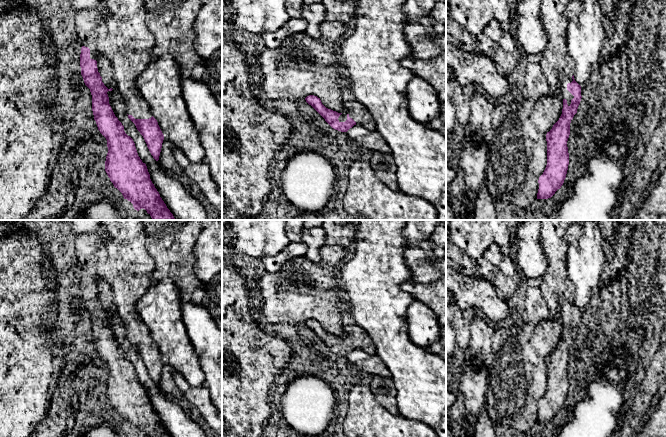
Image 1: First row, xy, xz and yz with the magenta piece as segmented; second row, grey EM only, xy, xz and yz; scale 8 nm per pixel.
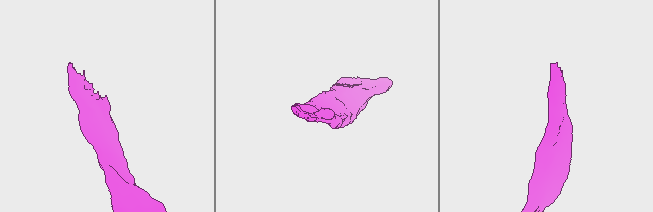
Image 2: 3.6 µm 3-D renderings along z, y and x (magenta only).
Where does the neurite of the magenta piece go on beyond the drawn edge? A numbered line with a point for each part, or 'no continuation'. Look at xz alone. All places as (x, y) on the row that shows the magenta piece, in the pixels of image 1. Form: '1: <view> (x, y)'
1: xz (359, 113)

